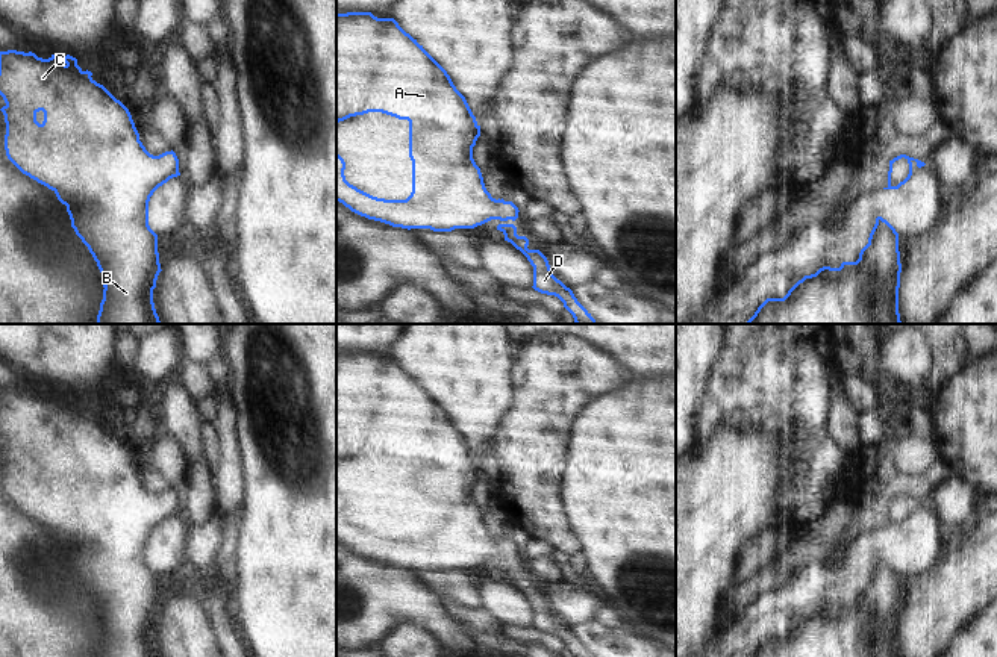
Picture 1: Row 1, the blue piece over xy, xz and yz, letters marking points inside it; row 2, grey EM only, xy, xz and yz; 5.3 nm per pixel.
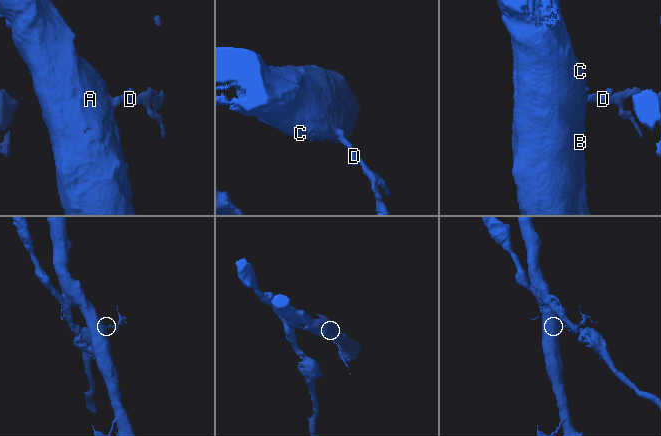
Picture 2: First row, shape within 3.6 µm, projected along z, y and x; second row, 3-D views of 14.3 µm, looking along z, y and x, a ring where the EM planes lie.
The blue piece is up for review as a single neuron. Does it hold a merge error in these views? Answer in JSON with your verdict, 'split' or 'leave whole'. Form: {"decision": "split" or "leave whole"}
{"decision": "leave whole"}

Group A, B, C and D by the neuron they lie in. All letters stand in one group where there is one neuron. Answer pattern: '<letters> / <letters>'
A B C D

